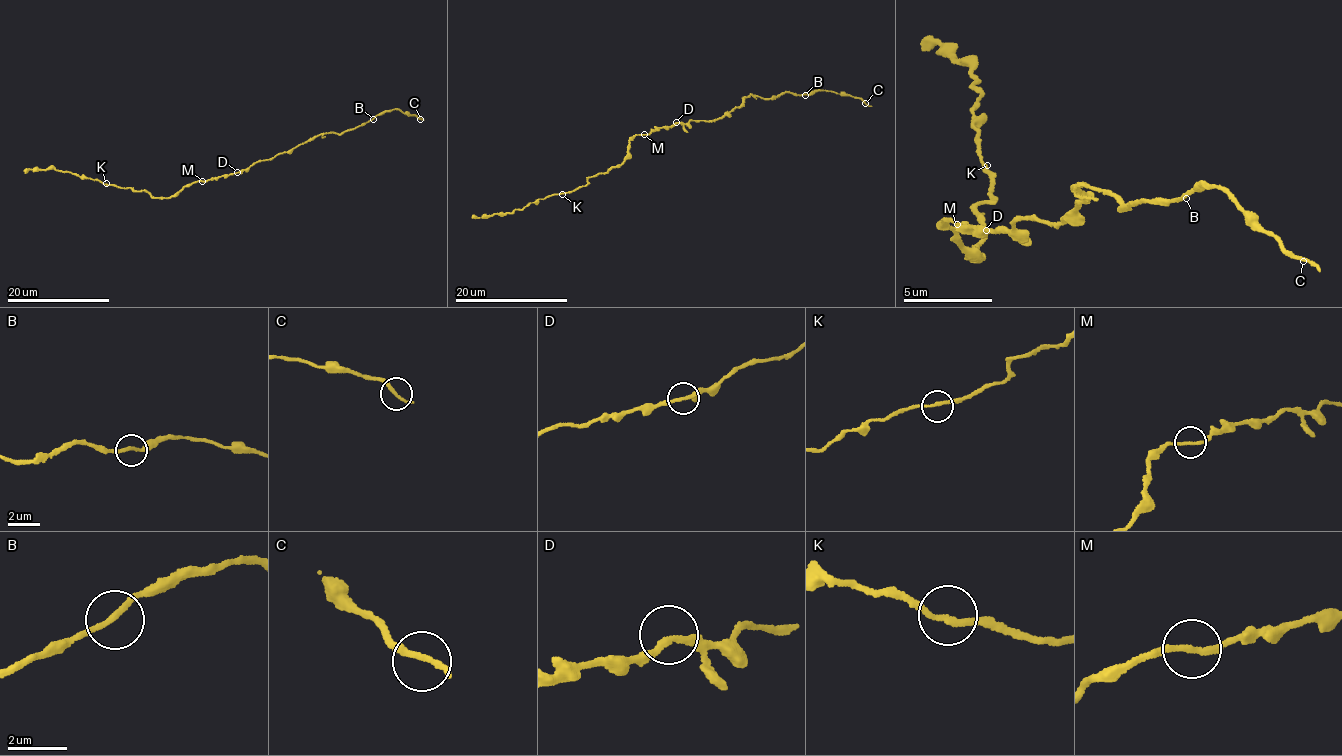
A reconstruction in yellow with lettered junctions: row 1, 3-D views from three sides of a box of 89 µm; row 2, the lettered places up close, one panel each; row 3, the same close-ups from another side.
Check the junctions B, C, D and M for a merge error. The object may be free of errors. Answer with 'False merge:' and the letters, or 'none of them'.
False merge: M

